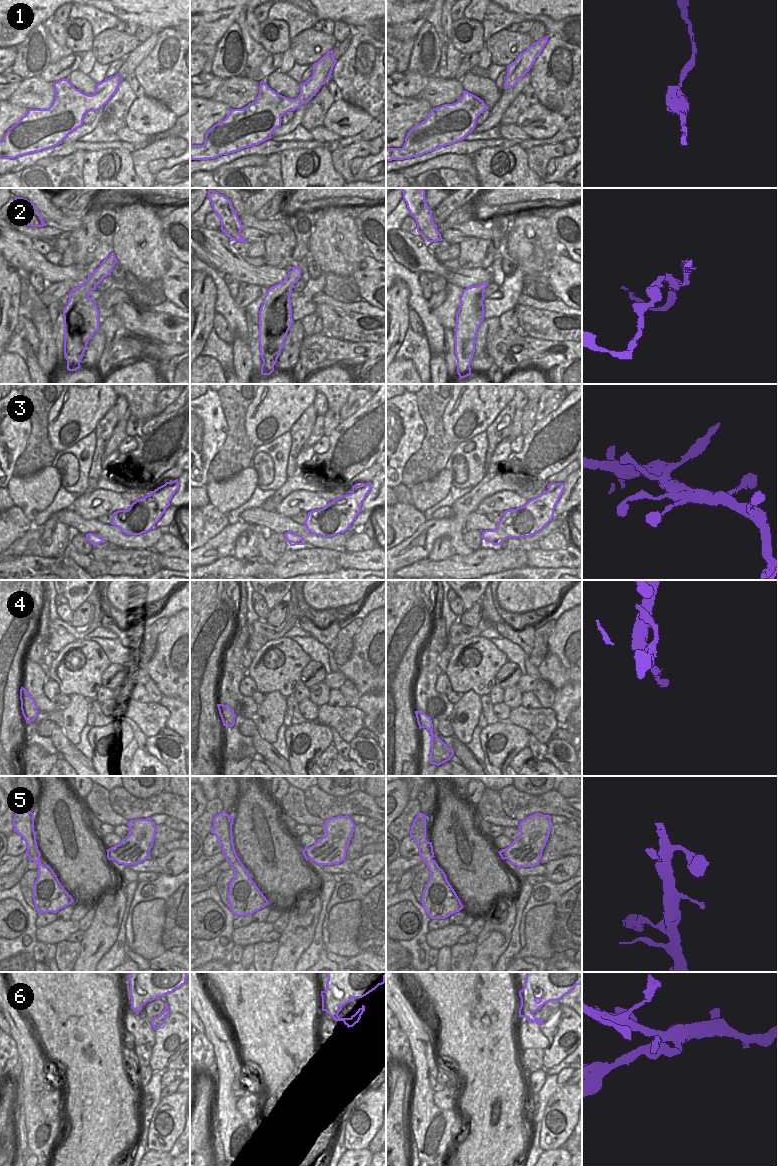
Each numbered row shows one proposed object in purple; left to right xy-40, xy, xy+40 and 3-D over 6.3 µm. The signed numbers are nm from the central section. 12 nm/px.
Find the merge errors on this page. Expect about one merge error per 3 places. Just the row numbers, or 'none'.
2, 6

